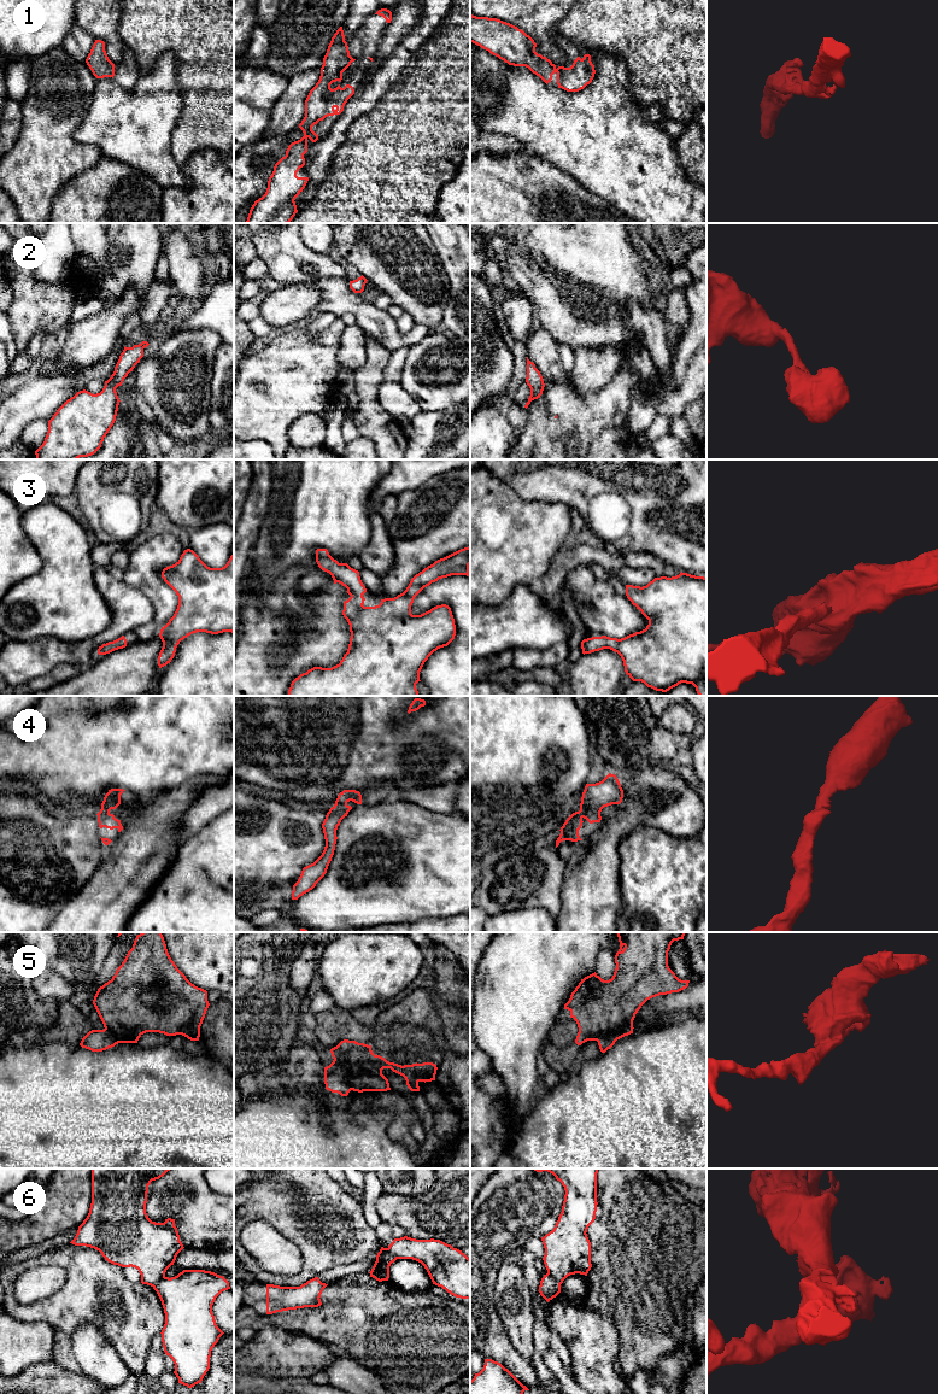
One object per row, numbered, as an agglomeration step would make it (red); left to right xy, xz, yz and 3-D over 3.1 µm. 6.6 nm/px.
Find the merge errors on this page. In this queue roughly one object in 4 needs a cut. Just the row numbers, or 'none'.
5, 6

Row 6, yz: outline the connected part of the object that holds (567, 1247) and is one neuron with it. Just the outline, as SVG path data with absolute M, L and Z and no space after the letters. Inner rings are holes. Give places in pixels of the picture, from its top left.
M532 1168L547 1171L565 1190L562 1212L552 1231L541 1237L547 1273L559 1284L575 1273L587 1276L592 1267L587 1229L596 1219L598 1168Z

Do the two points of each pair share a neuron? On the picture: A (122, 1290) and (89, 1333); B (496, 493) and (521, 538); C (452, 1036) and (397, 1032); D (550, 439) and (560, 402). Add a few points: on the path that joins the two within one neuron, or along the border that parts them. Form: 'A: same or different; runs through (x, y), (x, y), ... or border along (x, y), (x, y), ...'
A: different; border along (70, 1335), (78, 1324), (92, 1323), (113, 1346)
B: same; runs through (508, 502), (521, 515), (521, 526)
C: same; runs through (439, 1047), (427, 1047), (410, 1037)
D: same; runs through (550, 429), (550, 411)

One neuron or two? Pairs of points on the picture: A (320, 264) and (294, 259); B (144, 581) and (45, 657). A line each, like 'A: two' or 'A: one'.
A: one
B: two

